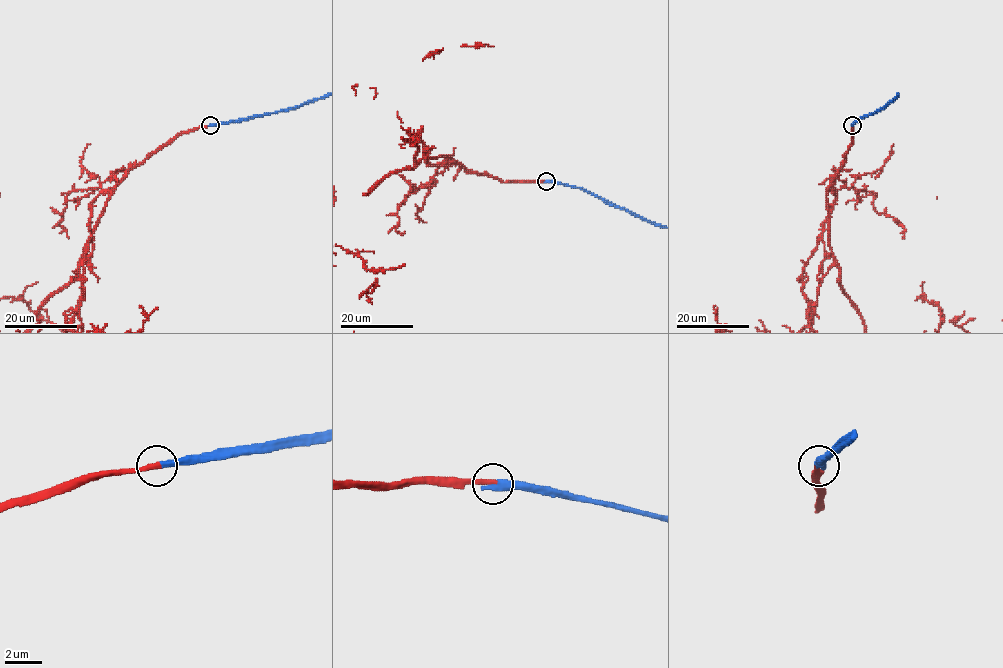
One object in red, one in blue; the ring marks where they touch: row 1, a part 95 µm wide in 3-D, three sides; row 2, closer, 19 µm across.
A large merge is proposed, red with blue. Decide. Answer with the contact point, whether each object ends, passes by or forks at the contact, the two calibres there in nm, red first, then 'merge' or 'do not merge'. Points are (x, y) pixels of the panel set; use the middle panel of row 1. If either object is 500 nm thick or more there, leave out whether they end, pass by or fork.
at (546, 181); red ends there; blue ends there; 300 nm thick on the red side, 440 nm on the other; merge

